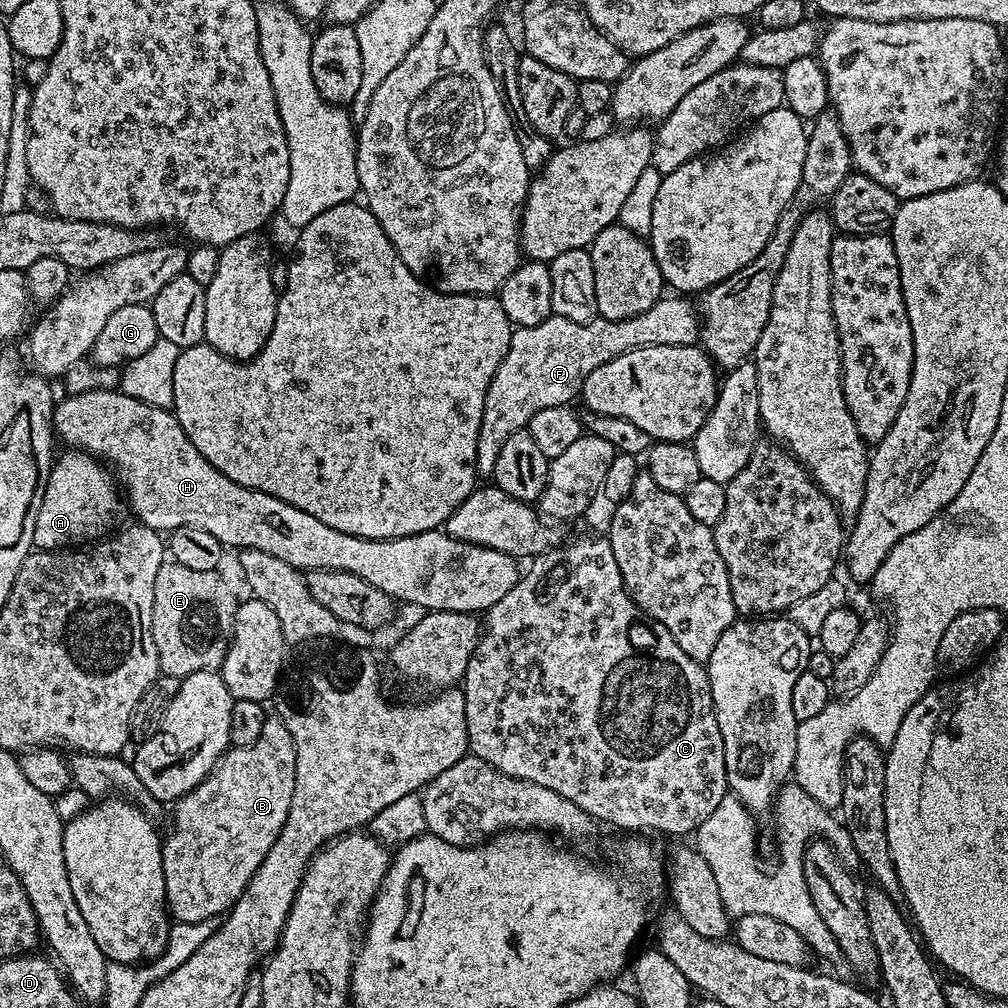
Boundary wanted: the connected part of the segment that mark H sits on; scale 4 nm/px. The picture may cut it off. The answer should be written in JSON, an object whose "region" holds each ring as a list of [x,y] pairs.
{"region":[[[109,388],[68,394],[64,398],[61,404],[59,401],[55,405],[51,427],[56,427],[57,434],[68,443],[65,445],[69,449],[80,449],[91,456],[106,458],[126,493],[127,507],[131,511],[133,508],[140,515],[137,516],[139,523],[148,528],[201,528],[206,530],[206,534],[214,534],[214,538],[229,549],[266,550],[266,554],[274,554],[274,558],[282,558],[282,562],[290,562],[290,566],[301,570],[321,568],[349,572],[370,582],[370,586],[382,590],[393,601],[405,600],[408,604],[417,604],[420,610],[484,614],[499,600],[506,598],[506,594],[500,594],[500,562],[510,562],[513,557],[502,550],[456,540],[443,530],[393,540],[367,540],[354,534],[342,534],[342,530],[334,530],[334,526],[318,522],[314,514],[306,514],[298,510],[298,506],[290,506],[277,496],[238,486],[238,482],[226,478],[226,474],[210,466],[210,462],[194,450],[194,442],[186,438],[182,426],[169,409],[143,404],[138,398],[130,398],[125,392]]]}

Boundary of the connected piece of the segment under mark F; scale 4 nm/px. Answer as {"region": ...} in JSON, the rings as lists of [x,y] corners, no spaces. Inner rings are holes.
{"region":[[[665,294],[650,310],[625,320],[597,318],[583,324],[550,314],[537,324],[517,327],[510,338],[506,358],[502,358],[486,390],[482,426],[478,430],[477,473],[491,477],[502,442],[510,434],[525,431],[538,410],[571,405],[572,399],[581,395],[590,372],[603,363],[636,347],[695,345],[700,339],[702,321],[697,305],[688,300],[691,299],[684,294]]]}

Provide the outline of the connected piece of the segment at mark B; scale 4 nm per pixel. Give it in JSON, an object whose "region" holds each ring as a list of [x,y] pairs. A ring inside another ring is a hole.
{"region":[[[269,715],[268,721],[262,726],[262,734],[258,734],[258,742],[250,742],[250,746],[241,748],[229,747],[228,751],[221,756],[220,761],[212,767],[212,773],[208,775],[194,790],[190,790],[180,799],[175,801],[176,813],[171,813],[170,824],[172,820],[172,833],[165,835],[162,840],[162,870],[164,871],[164,898],[167,911],[170,913],[173,921],[182,923],[202,922],[206,918],[215,916],[223,917],[228,909],[235,904],[237,898],[246,890],[250,878],[262,866],[266,854],[270,854],[270,846],[278,838],[282,826],[286,822],[286,814],[290,810],[290,798],[294,794],[294,770],[296,769],[296,751],[294,750],[294,738],[290,730],[280,721],[279,716]]]}

